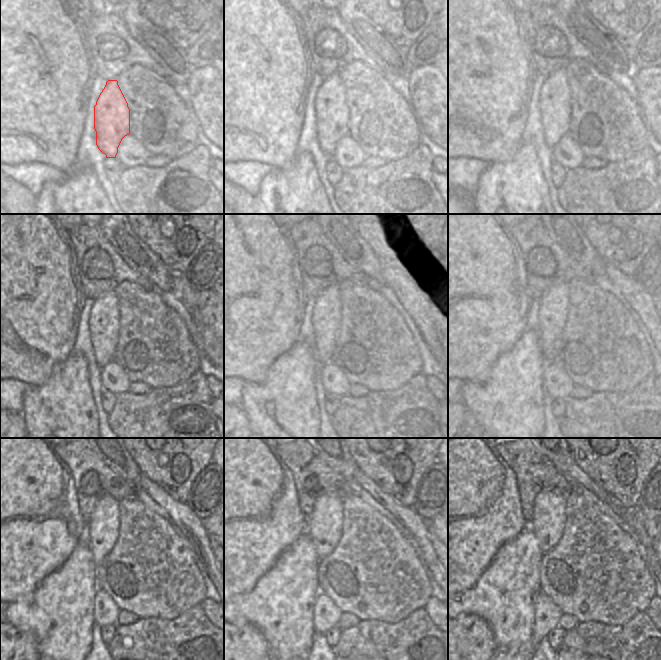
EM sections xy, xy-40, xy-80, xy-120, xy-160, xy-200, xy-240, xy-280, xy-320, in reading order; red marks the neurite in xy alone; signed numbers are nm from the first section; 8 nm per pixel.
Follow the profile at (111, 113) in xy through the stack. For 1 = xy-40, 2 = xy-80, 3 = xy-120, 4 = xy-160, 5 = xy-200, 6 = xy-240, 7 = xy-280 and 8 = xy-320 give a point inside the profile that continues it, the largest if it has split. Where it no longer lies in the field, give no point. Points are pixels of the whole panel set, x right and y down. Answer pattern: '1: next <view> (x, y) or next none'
1: next xy-40 (332, 113)
2: next xy-80 (555, 108)
3: next xy-120 (104, 322)
4: next xy-160 (327, 315)
5: next xy-200 (553, 310)
6: next xy-240 (104, 522)
7: next xy-280 (324, 525)
8: next xy-320 (548, 520)

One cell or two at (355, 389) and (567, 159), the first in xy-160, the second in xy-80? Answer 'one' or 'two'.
two

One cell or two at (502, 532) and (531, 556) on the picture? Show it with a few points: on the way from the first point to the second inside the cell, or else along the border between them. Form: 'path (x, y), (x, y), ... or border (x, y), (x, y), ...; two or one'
border (528, 527), (505, 542), (494, 555); two

